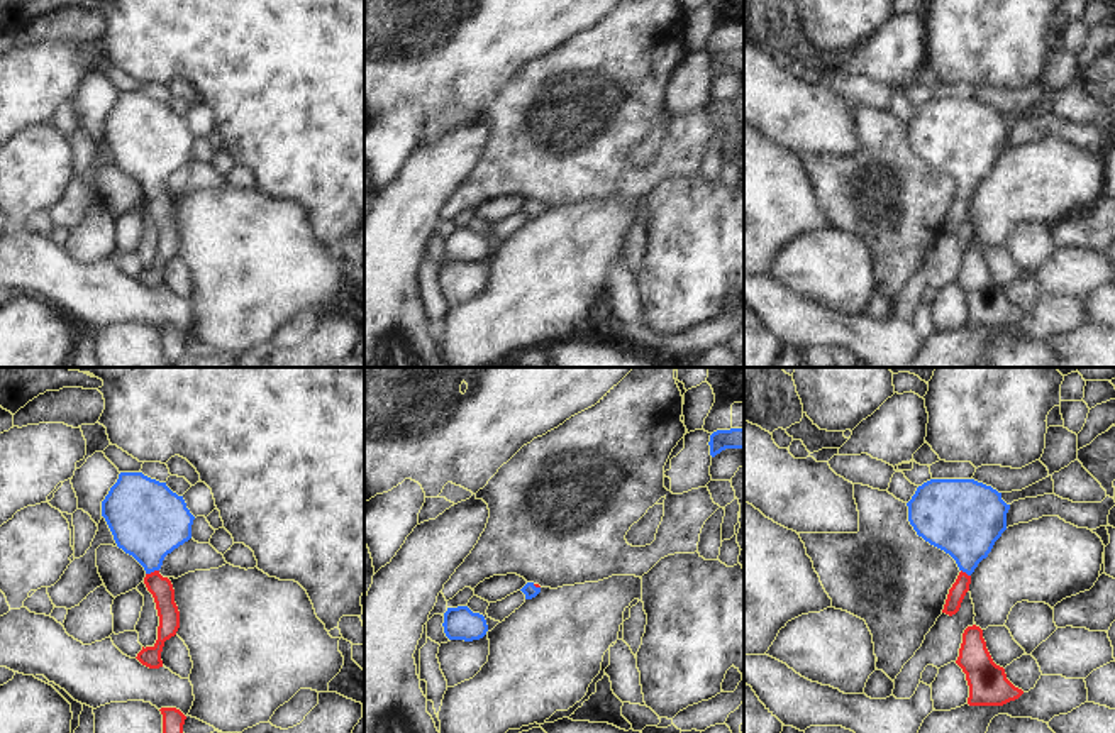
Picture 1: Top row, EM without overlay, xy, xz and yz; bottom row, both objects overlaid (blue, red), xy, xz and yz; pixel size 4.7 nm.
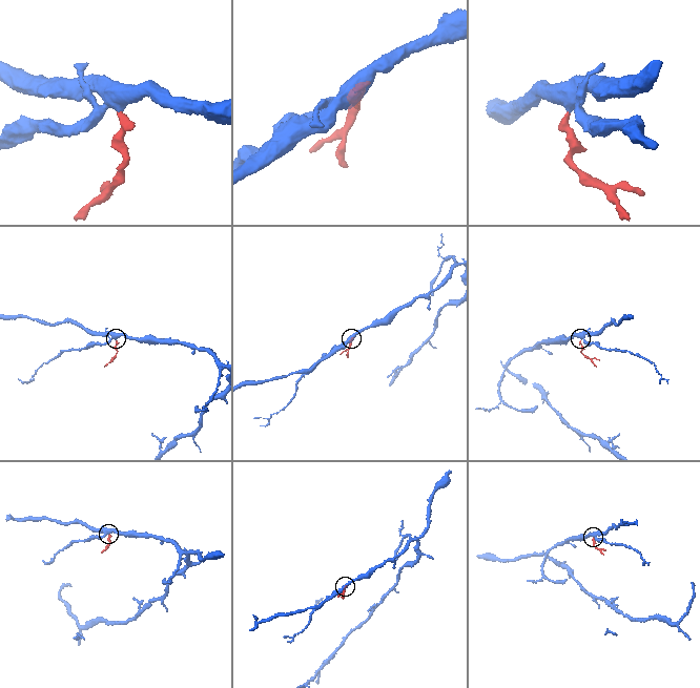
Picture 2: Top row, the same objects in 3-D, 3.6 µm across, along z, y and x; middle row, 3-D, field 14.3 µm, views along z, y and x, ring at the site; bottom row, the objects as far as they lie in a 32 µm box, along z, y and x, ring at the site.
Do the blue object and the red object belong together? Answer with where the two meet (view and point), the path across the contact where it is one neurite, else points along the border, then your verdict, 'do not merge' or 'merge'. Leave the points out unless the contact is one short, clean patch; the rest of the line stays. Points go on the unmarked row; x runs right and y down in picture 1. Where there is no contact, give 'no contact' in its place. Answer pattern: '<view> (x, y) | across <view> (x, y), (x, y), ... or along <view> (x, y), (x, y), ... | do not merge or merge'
xy (151, 192) | across xy (148, 141), (151, 192), (153, 200), (161, 209) | merge

